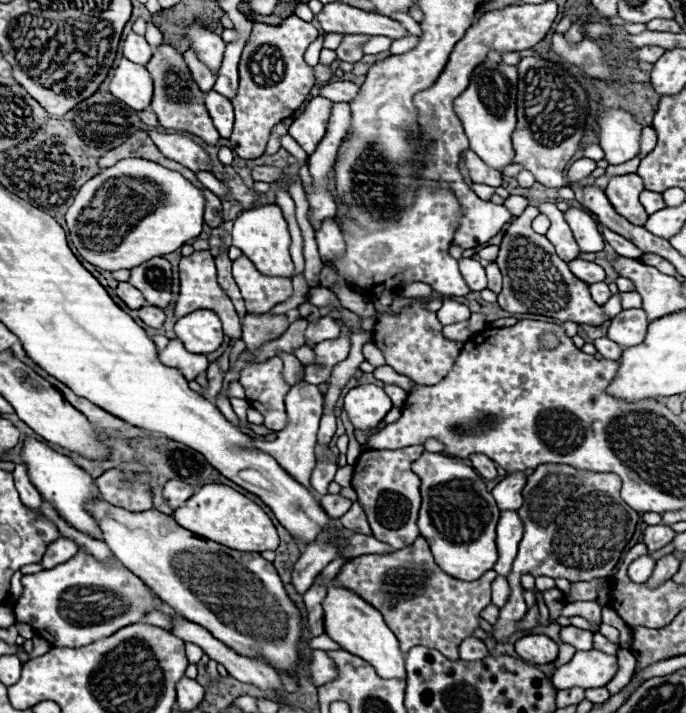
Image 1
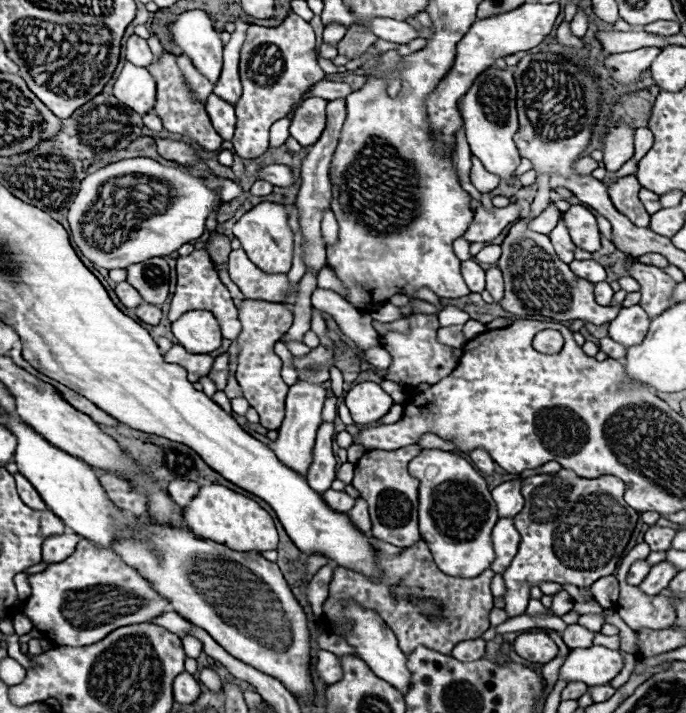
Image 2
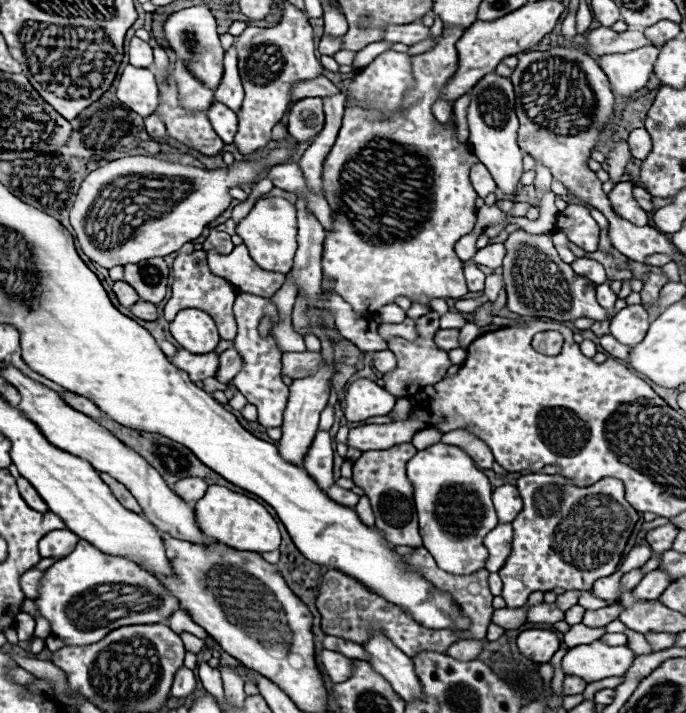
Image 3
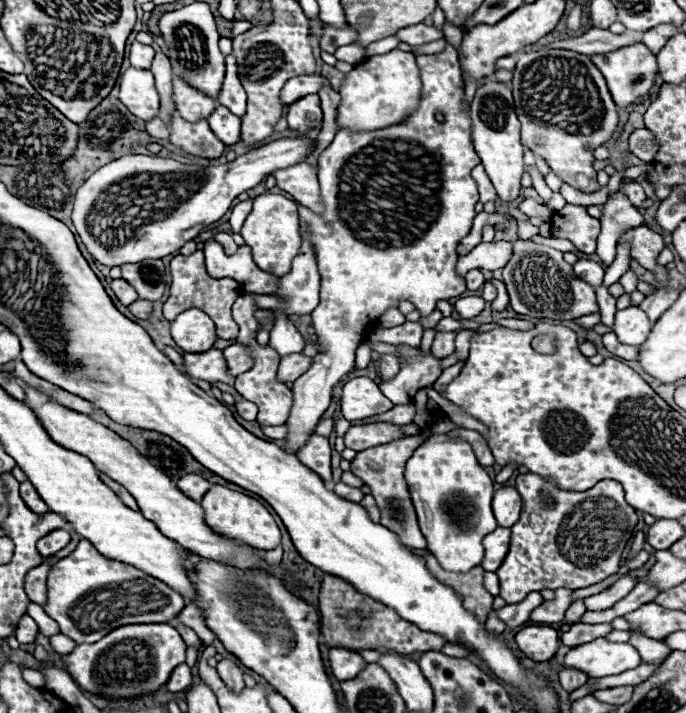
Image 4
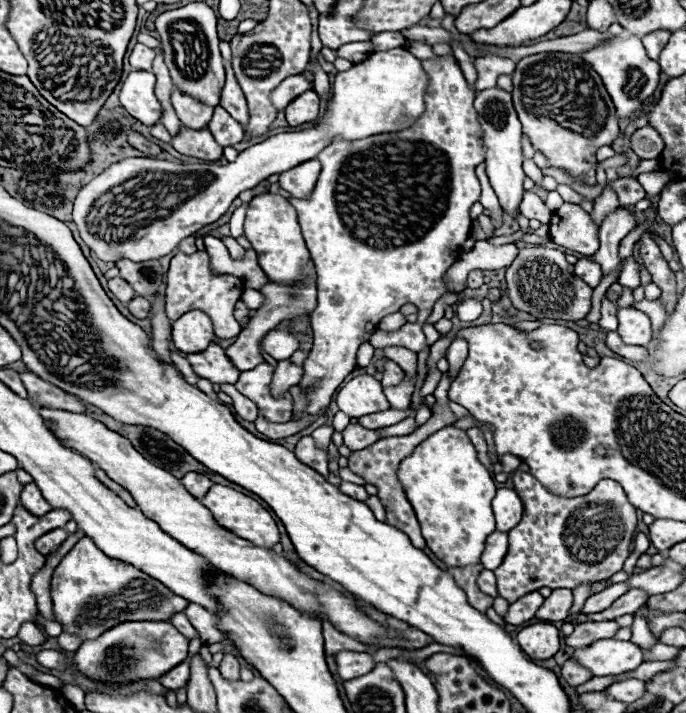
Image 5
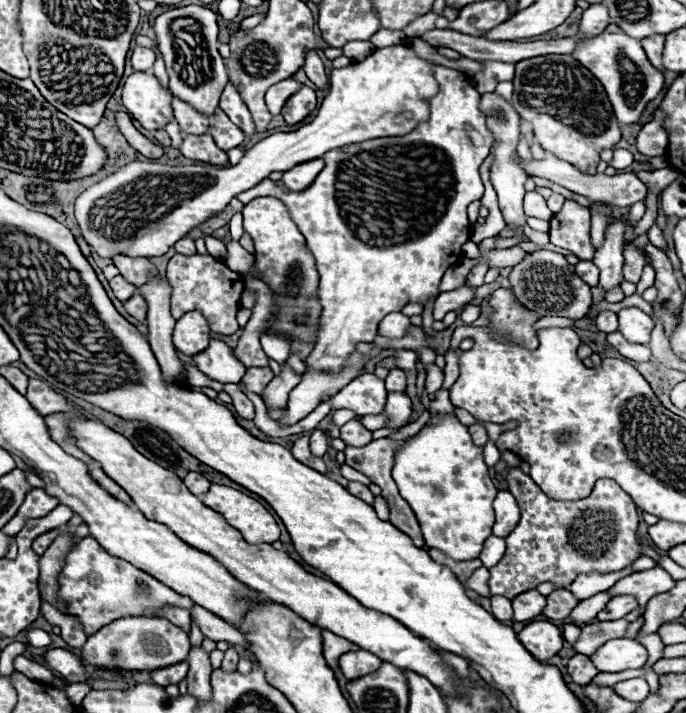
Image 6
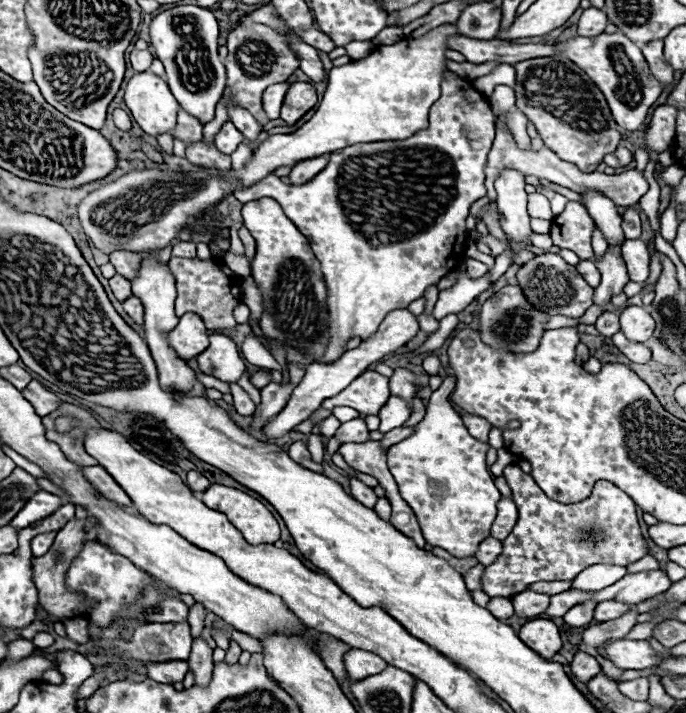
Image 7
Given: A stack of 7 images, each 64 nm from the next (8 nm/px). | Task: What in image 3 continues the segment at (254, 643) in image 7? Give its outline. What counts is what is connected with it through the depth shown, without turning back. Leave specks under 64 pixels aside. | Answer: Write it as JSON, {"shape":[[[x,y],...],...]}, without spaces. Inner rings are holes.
{"shape":[[[176,610],[174,614],[172,614],[172,618],[168,618],[166,620],[166,624],[176,632],[176,634],[180,634],[180,632],[194,632],[198,638],[202,638],[204,640],[204,634],[208,634],[202,626],[198,626],[194,620],[192,620],[192,616],[186,612],[186,610]]]}

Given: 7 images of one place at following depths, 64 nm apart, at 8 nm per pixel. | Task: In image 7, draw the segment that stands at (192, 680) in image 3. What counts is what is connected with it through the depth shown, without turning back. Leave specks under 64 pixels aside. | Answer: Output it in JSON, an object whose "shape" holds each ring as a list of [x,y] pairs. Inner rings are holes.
{"shape":[[[184,660],[152,662],[152,664],[146,664],[146,670],[148,670],[148,678],[152,678],[156,682],[174,684],[174,682],[184,680],[184,676],[188,672],[188,662],[184,662]]]}

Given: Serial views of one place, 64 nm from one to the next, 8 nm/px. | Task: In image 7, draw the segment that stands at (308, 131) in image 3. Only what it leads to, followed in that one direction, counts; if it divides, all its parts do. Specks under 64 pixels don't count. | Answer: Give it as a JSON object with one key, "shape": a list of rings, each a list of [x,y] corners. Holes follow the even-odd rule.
{"shape":[[[294,82],[294,84],[290,84],[290,88],[288,88],[286,96],[284,96],[280,118],[286,124],[294,124],[310,108],[314,108],[316,102],[318,102],[318,94],[316,94],[316,88],[312,84],[308,84],[308,82]]]}

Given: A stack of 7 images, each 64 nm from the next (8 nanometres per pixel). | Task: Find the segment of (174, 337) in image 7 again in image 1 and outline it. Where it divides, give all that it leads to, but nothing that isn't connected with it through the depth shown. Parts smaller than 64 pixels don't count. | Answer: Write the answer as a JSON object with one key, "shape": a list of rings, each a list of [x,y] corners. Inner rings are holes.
{"shape":[[[194,310],[182,316],[174,326],[176,338],[194,354],[210,354],[222,346],[224,334],[218,316],[212,310]]]}

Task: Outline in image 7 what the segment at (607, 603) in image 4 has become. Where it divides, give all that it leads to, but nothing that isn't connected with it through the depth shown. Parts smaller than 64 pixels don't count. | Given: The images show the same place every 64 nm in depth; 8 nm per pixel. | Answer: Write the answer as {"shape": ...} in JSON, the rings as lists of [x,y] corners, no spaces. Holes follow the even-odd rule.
{"shape":[[[584,602],[574,606],[572,610],[568,610],[568,614],[564,614],[564,622],[572,628],[584,628],[592,622],[592,614],[594,614],[596,604],[594,602]]]}

